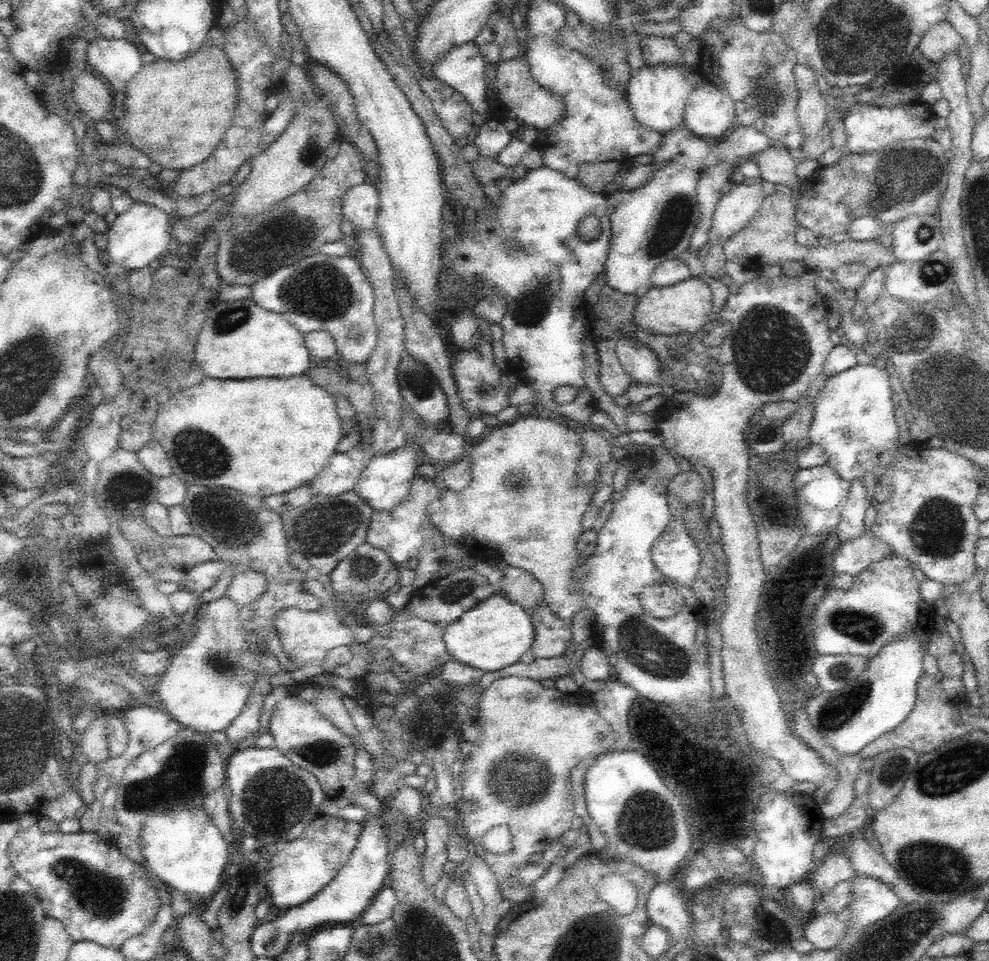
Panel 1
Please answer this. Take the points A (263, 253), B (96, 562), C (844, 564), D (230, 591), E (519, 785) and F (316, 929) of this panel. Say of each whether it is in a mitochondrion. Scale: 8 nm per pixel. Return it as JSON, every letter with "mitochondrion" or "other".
{"A":"mitochondrion","B":"other","C":"other","D":"other","E":"mitochondrion","F":"other"}

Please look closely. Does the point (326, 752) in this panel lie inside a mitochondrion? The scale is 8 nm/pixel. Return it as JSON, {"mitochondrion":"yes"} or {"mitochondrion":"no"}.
{"mitochondrion":"yes"}

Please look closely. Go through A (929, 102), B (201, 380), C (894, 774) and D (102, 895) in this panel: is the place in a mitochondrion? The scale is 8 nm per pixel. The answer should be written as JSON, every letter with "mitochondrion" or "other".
{"A":"other","B":"other","C":"mitochondrion","D":"mitochondrion"}

